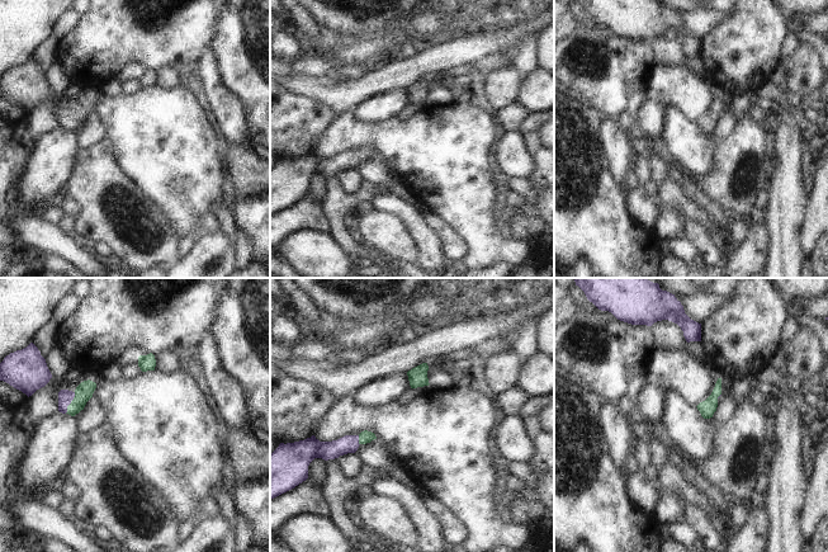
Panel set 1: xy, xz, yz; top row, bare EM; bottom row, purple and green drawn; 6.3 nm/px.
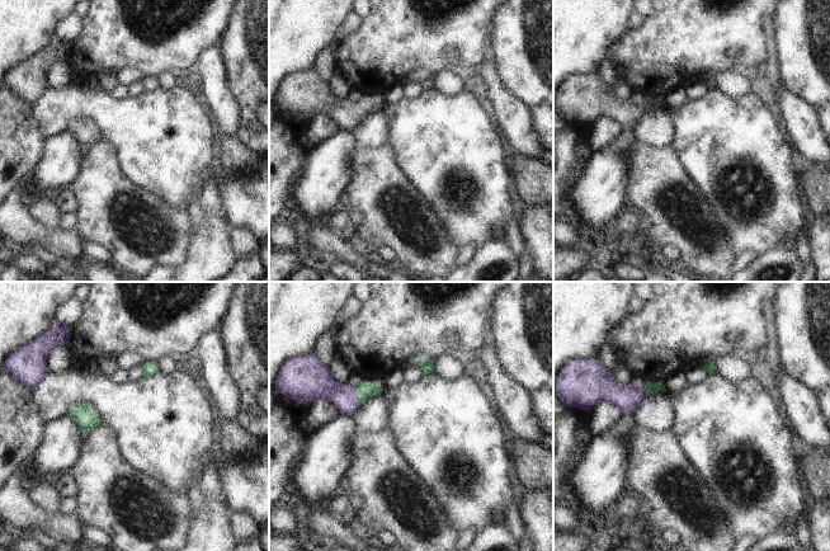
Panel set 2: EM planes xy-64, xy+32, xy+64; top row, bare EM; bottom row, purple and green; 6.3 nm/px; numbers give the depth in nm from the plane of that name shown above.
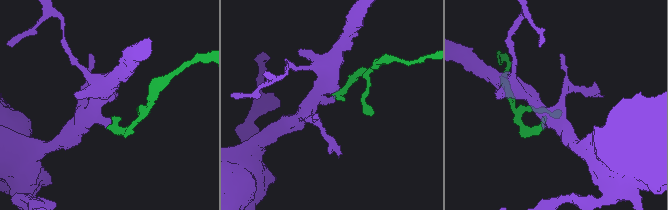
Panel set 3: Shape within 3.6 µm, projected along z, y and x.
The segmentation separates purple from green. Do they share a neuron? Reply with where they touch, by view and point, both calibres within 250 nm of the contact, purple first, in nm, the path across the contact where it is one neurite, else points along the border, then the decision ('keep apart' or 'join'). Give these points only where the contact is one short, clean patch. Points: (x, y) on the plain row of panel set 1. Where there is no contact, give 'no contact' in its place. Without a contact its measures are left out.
contact xy (70, 118); calibres 90 and 110 nm; way xy (65, 112), (70, 118), (84, 107); join

